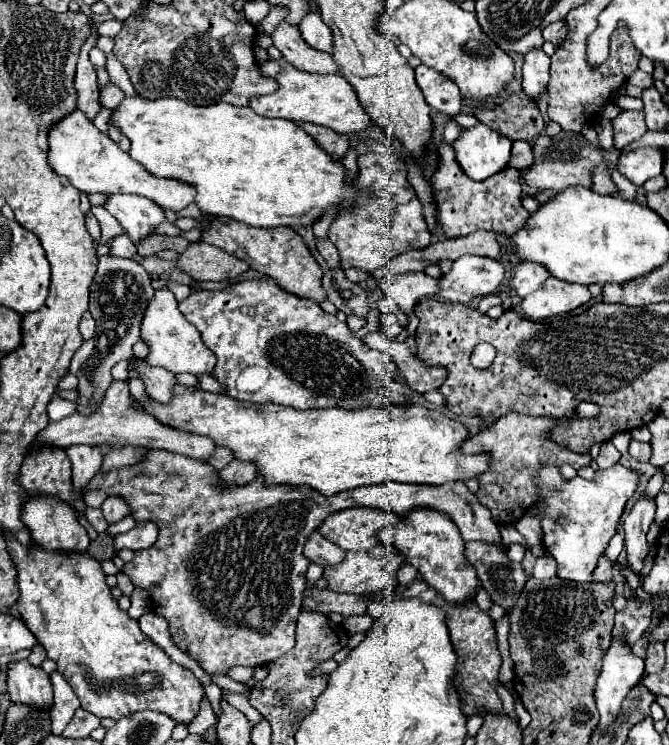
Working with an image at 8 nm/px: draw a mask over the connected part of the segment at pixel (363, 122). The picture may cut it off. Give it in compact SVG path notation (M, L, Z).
M267 60L267 64L261 64L261 74L267 78L273 78L277 82L277 90L273 94L263 96L251 96L249 106L267 118L289 118L295 122L313 122L319 126L327 126L339 134L353 134L361 132L371 124L371 118L363 110L363 106L357 100L357 94L353 86L343 76L317 76L317 74L305 74L287 60Z

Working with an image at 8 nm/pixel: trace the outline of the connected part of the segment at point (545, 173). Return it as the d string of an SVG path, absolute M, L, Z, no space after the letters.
M559 132L557 136L547 136L547 134L539 134L533 142L533 164L521 172L523 182L533 188L533 190L555 190L561 192L569 186L585 186L591 188L593 192L599 194L615 194L617 188L609 176L609 172L605 170L605 162L601 158L603 150L601 148L593 148L583 134L575 134L575 132Z

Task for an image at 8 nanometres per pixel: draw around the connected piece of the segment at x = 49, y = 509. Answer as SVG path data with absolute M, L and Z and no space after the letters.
M31 496L23 504L23 524L31 532L33 540L47 550L63 550L63 552L85 552L89 546L87 530L79 524L77 512L63 500L55 500L53 496Z

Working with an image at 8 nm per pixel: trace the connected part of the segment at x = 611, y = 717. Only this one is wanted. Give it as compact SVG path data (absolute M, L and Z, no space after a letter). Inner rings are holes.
M613 638L607 656L603 658L601 674L595 688L595 702L601 714L599 728L607 728L615 722L621 702L627 692L643 676L643 660L631 652L631 646L623 638Z

